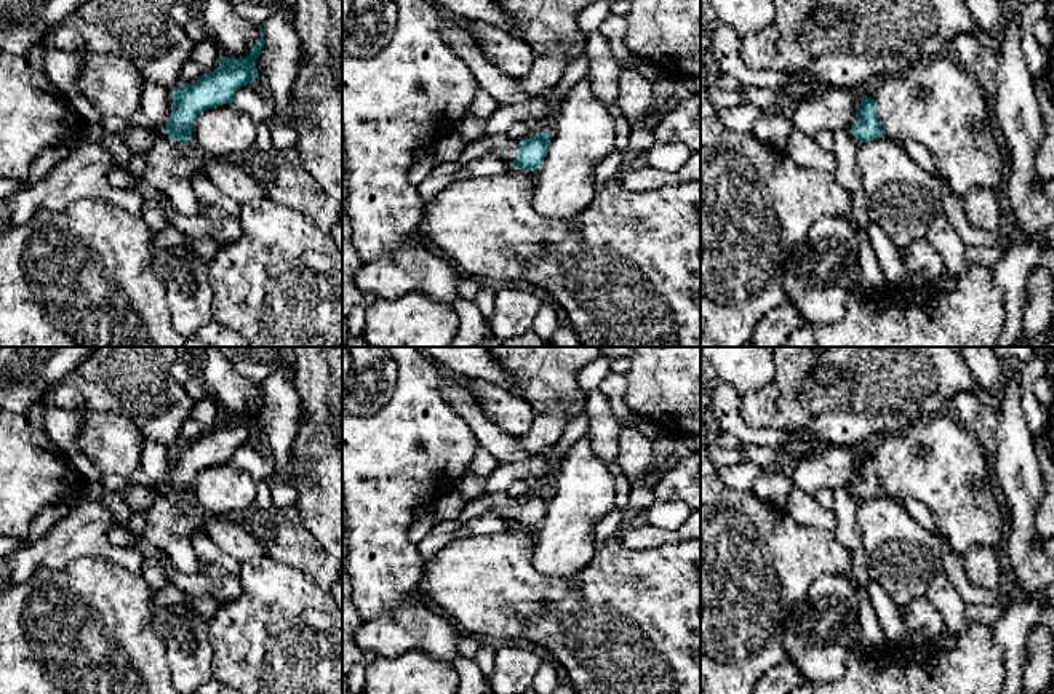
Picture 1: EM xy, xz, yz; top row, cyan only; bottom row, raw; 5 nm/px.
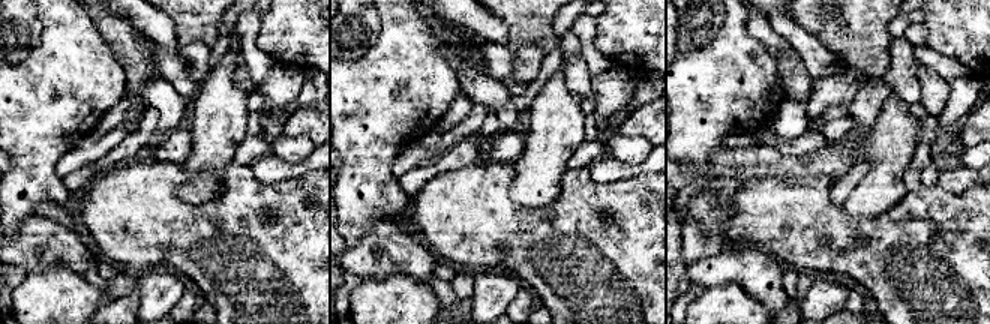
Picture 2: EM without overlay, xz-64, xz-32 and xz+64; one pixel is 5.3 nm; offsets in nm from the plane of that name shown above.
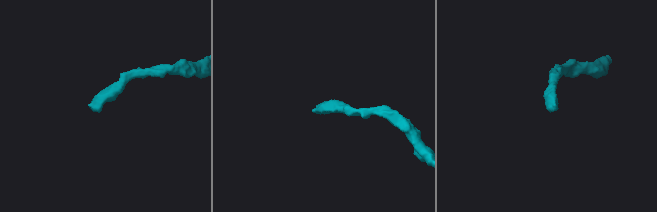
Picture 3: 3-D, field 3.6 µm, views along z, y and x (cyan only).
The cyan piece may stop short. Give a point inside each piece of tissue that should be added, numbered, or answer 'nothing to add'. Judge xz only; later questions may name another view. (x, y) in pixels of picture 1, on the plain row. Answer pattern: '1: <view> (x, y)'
1: xz (501, 504)

